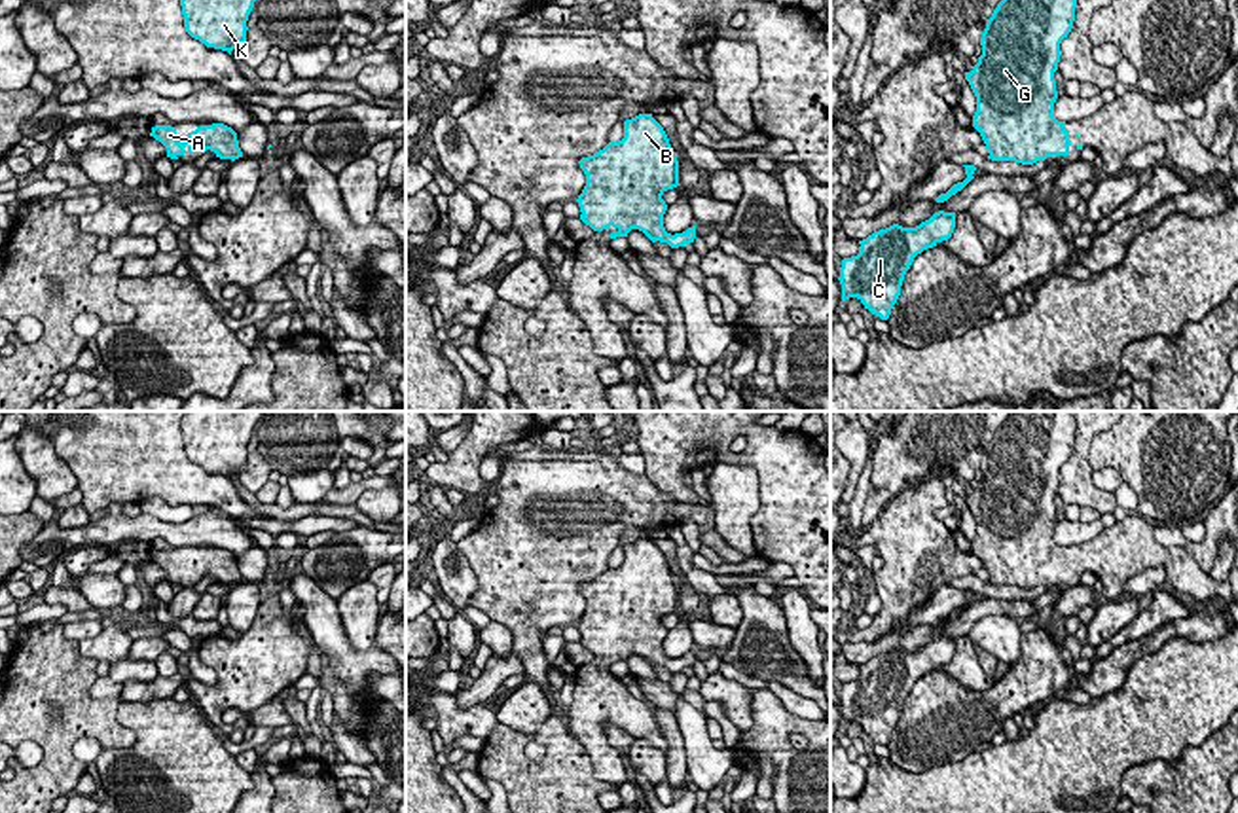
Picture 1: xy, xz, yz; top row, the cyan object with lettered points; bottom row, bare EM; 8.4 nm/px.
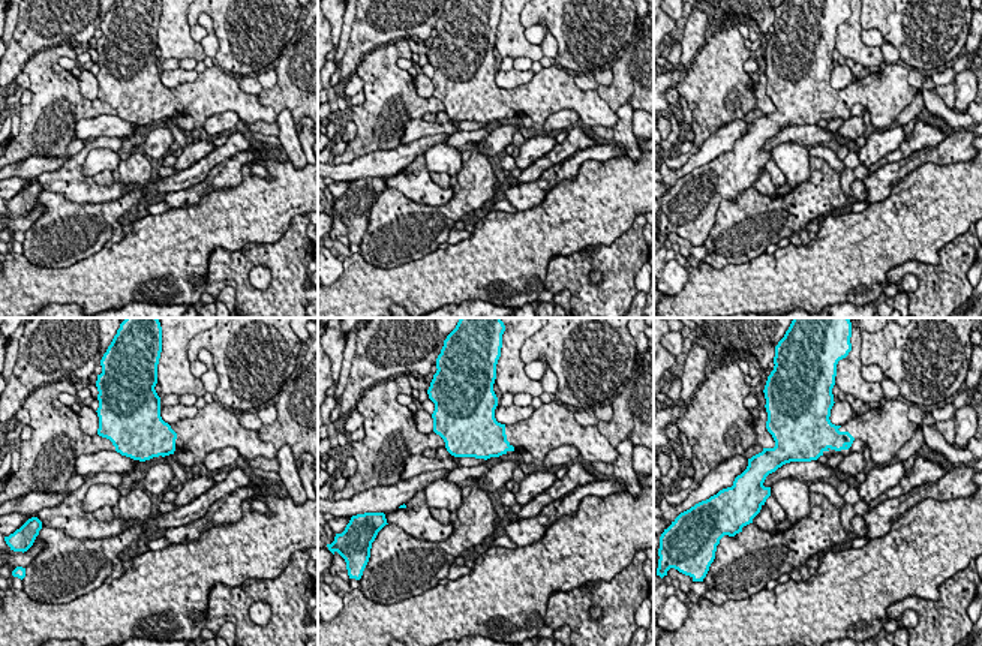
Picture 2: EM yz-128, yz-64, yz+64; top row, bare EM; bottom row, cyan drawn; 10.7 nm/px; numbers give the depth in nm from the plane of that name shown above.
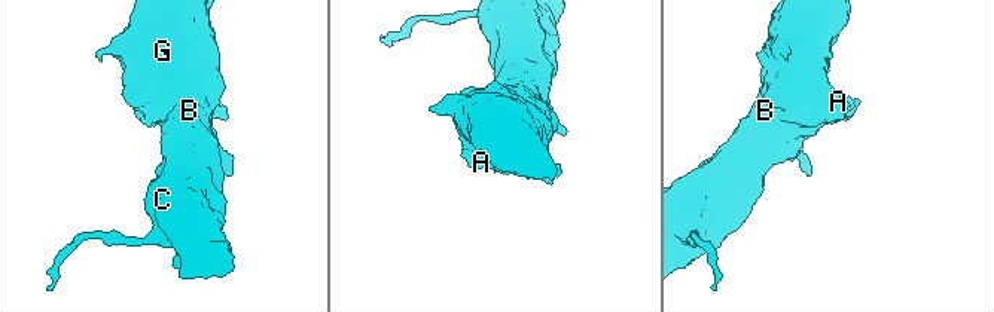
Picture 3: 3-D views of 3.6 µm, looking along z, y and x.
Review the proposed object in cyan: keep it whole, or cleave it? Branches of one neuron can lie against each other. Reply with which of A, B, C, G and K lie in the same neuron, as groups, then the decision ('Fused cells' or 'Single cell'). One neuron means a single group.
Groups: A B C G K. Single cell

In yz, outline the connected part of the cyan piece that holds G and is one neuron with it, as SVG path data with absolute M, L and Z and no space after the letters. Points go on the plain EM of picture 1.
M1010 411L997 428L980 462L982 479L965 497L974 521L973 551L980 557L988 584L1033 589L1048 580L1069 580L1065 546L1054 542L1058 523L1054 497L1060 468L1073 453L1077 421L1069 411Z

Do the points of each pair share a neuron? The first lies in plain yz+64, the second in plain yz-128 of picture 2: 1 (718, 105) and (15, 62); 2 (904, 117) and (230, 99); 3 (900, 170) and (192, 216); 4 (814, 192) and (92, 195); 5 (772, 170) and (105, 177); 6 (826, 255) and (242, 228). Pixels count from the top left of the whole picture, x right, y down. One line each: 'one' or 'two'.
1: two
2: two
3: two
4: two
5: one
6: one

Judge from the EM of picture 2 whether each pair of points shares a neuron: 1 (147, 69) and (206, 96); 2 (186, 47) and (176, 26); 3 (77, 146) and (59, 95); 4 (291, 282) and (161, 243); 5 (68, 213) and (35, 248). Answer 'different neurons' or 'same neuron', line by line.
1: same neuron
2: same neuron
3: different neurons
4: different neurons
5: same neuron

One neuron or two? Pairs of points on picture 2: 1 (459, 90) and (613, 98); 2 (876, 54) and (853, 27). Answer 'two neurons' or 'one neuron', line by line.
1: two neurons
2: one neuron

